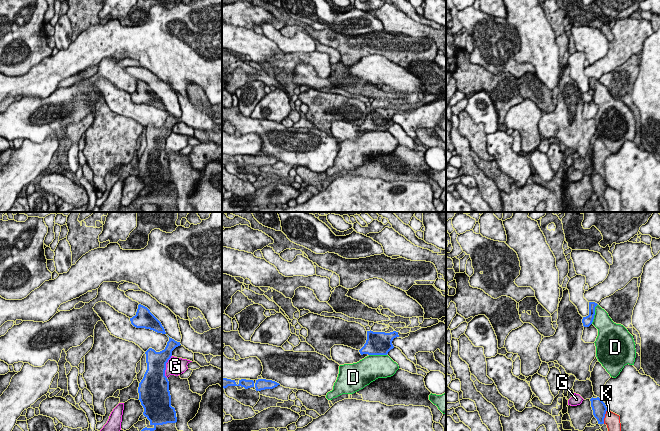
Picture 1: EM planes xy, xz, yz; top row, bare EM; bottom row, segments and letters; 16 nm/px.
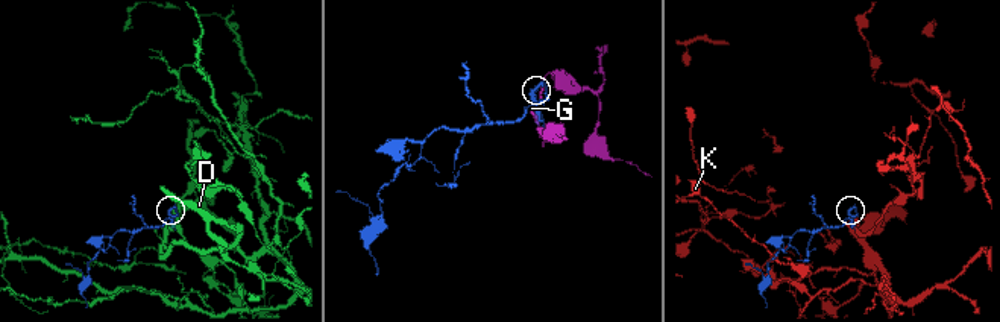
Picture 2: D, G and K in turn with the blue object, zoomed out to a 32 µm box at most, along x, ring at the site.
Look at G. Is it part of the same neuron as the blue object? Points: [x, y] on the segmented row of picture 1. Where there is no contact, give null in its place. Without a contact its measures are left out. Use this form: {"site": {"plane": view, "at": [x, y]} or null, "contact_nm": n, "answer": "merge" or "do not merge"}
{"site": {"plane": "xy", "at": [165, 366]}, "contact_nm": 380, "answer": "do not merge"}

